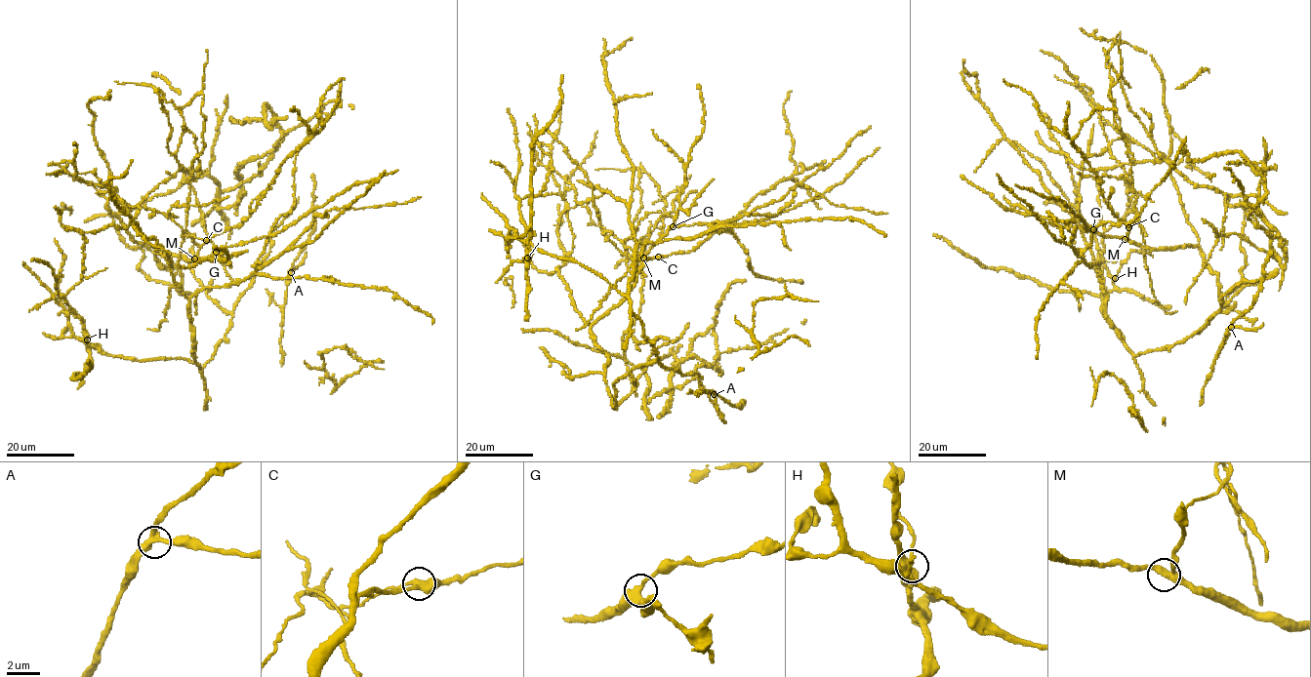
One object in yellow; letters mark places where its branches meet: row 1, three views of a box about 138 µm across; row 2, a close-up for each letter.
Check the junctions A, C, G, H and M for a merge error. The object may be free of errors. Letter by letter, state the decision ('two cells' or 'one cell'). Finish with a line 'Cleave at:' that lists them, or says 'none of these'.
A: one cell
C: two cells
G: one cell
H: one cell
M: one cell
Cleave at: C

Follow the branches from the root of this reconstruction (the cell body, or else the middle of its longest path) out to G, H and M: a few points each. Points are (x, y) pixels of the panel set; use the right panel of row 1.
G: (1097, 170), (1167, 161), (1127, 105), (1106, 52), (1109, 98), (1126, 144), (1138, 218), (1126, 239), (1093, 229)
H: (1097, 170), (1081, 165), (1078, 220), (1105, 294), (1106, 320), (1123, 341), (1102, 312), (1104, 267), (1115, 278)
M: (1097, 170), (1167, 161), (1127, 105), (1106, 52), (1109, 98), (1136, 195), (1138, 219), (1125, 239)

